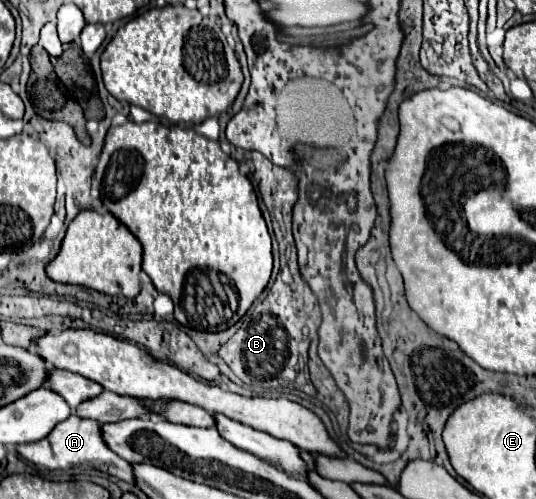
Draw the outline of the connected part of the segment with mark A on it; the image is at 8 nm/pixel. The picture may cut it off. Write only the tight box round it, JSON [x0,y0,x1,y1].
[18,417,136,483]

